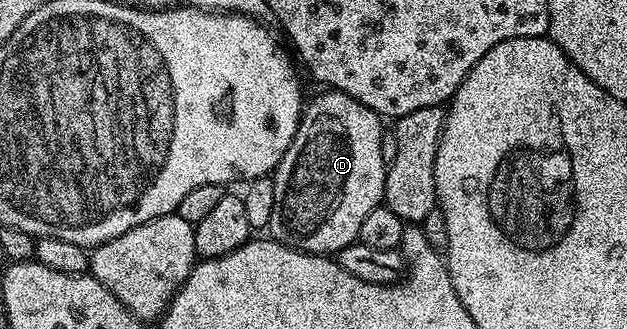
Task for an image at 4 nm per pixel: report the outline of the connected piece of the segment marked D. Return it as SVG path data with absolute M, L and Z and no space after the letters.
M327 88L322 92L326 93L320 94L319 97L314 98L311 103L309 100L309 103L303 108L302 120L298 123L296 135L292 139L288 151L284 151L284 155L280 159L277 169L275 169L272 174L274 186L276 187L276 207L272 207L272 219L270 220L268 233L273 240L280 242L281 245L287 245L293 249L300 249L304 253L336 255L344 247L348 247L358 241L360 223L364 223L366 216L372 212L372 207L383 204L386 196L386 170L388 168L388 162L386 162L382 154L383 118L379 117L376 111L372 111L372 107L366 107L364 103L352 99L352 95L341 93L339 89Z

